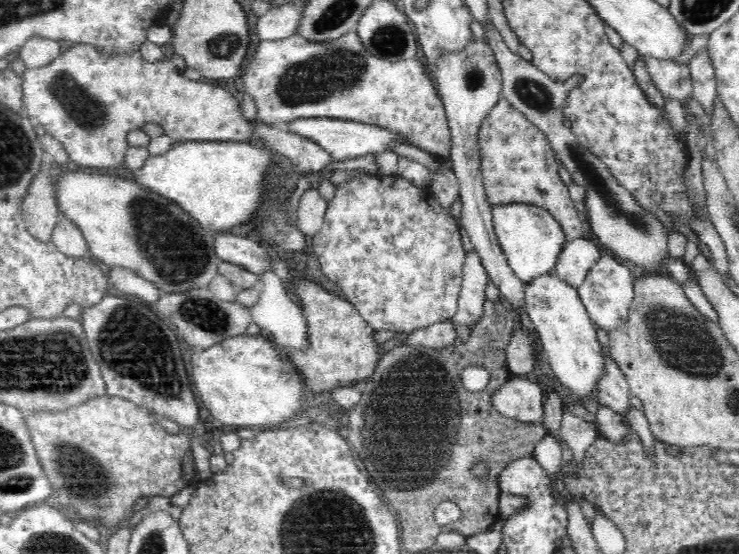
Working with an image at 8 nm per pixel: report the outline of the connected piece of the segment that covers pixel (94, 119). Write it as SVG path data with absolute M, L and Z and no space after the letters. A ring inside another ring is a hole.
M76 44L66 52L61 52L50 64L40 68L26 68L22 74L22 102L25 115L35 124L44 126L46 132L57 138L69 154L69 160L87 168L113 168L125 165L126 150L128 150L128 141L126 136L134 129L140 129L146 123L158 124L164 129L164 134L177 141L206 141L206 142L236 142L248 144L253 138L253 123L240 114L236 98L230 94L230 91L217 85L212 86L202 81L188 79L184 75L184 69L176 67L170 60L161 59L157 62L147 62L140 55L140 51L122 56L106 56L99 54L94 47L88 47L86 44Z

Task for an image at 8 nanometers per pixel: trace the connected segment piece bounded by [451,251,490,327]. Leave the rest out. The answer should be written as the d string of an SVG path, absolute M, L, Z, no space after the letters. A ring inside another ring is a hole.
M475 251L468 253L463 264L458 312L451 320L454 325L470 327L478 322L479 318L483 316L483 305L488 299L485 291L489 284L489 274L486 273L481 257Z

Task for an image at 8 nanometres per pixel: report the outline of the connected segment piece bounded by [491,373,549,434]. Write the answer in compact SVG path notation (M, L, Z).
M511 374L510 380L506 380L500 389L492 396L491 403L496 407L496 410L505 417L514 418L523 423L538 423L542 428L546 429L546 434L549 434L549 430L543 426L543 404L542 402L542 390L538 387L538 384L530 382L528 378Z

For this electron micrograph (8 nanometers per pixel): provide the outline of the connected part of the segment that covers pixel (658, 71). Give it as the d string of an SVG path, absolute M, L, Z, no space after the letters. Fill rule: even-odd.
M640 57L665 100L676 98L682 101L691 96L693 86L689 65L654 57Z

